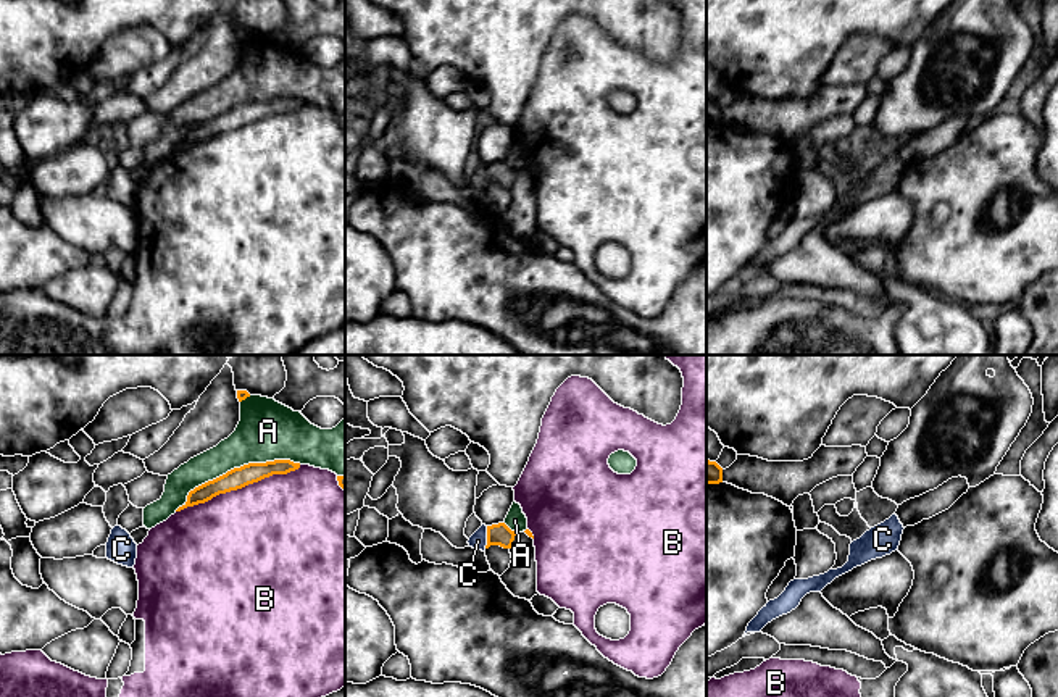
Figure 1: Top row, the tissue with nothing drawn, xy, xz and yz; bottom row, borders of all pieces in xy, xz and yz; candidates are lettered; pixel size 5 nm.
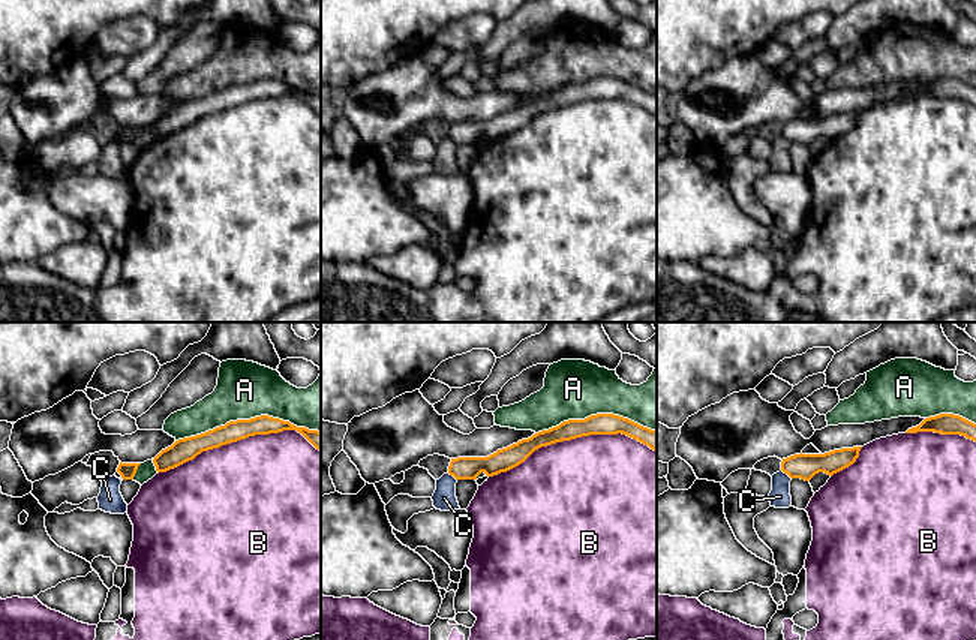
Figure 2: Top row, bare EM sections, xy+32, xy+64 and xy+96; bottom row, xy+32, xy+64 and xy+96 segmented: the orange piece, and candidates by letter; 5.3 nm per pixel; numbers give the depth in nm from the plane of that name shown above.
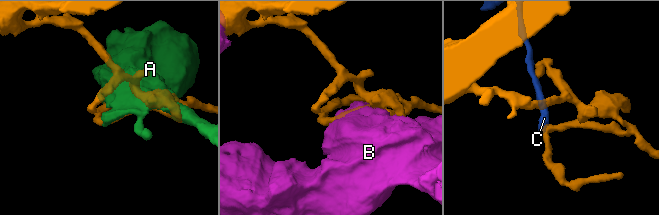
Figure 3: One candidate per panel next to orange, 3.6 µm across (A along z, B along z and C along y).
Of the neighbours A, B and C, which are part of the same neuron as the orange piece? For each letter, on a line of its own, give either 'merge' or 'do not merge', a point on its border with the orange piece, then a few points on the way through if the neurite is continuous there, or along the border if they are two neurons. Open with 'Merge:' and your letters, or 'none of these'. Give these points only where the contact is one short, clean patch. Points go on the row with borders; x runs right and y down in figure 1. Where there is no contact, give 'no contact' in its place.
Merge: none of these
A: do not merge; contact xy (234, 468)
B: do not merge; contact xy (237, 488)
C: do not merge; contact xz (487, 538); border xz (487, 526), (487, 544), (484, 547)

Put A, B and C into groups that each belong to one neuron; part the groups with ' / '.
A / B / C

